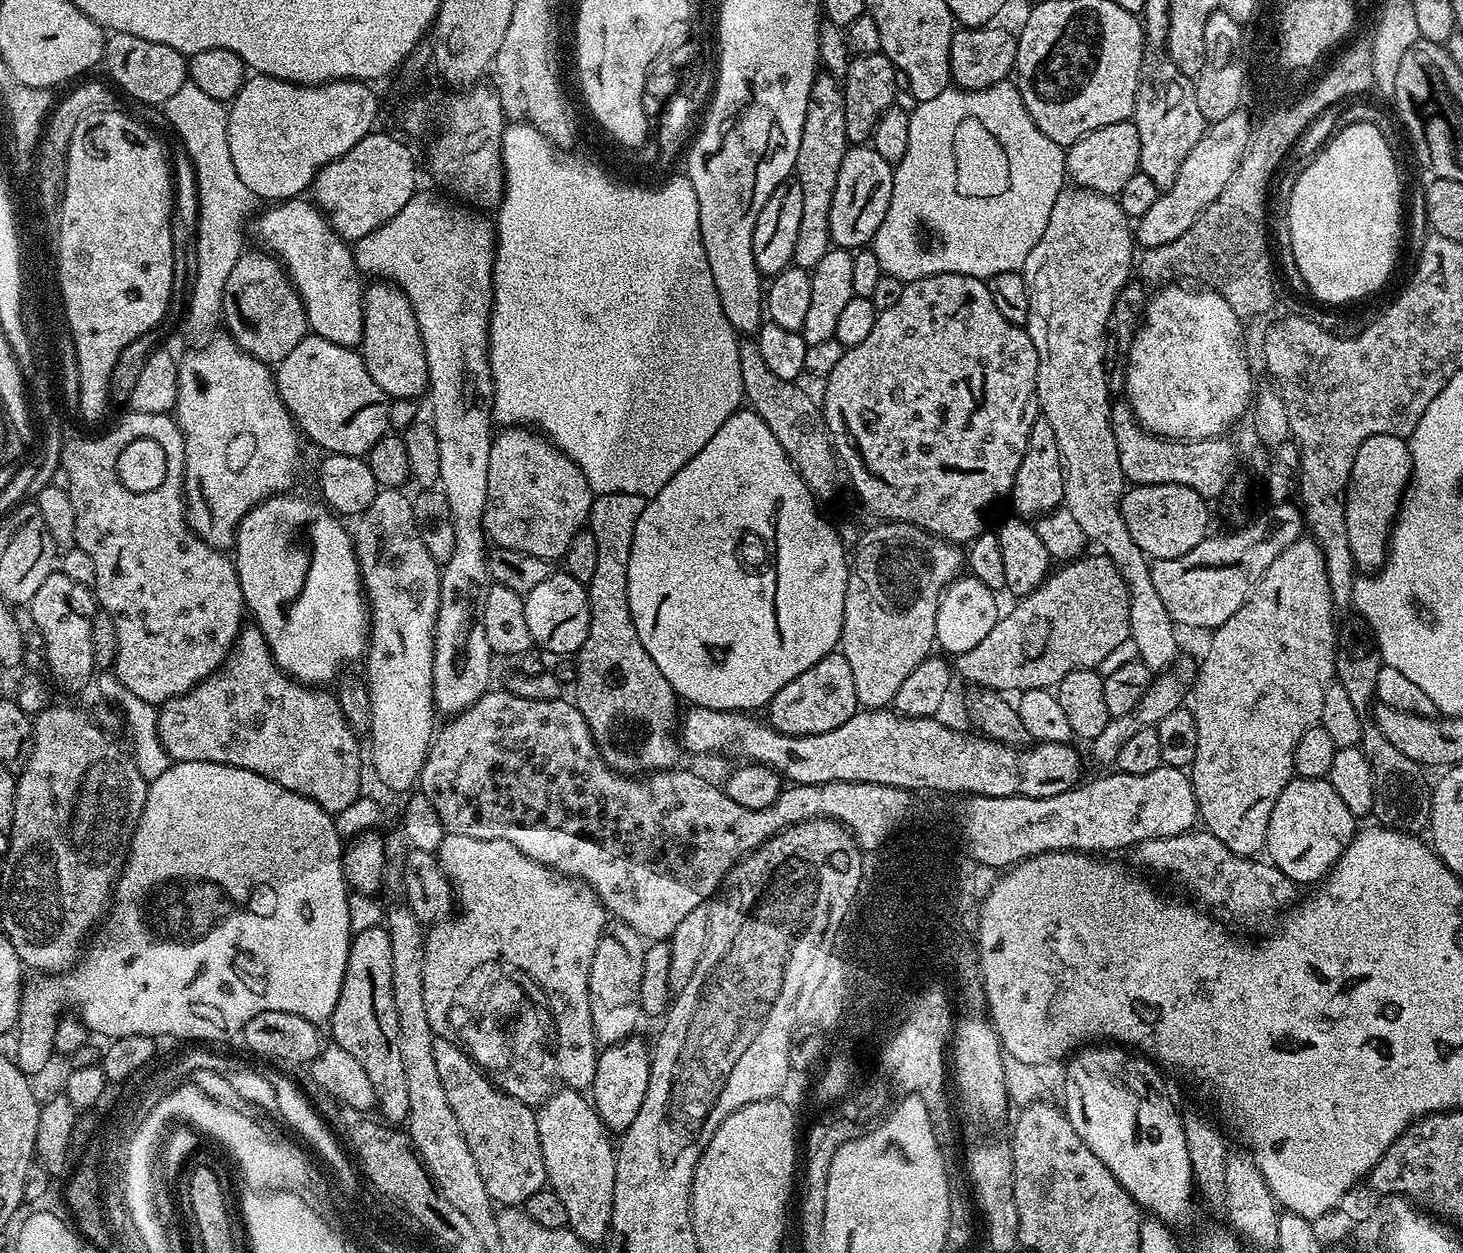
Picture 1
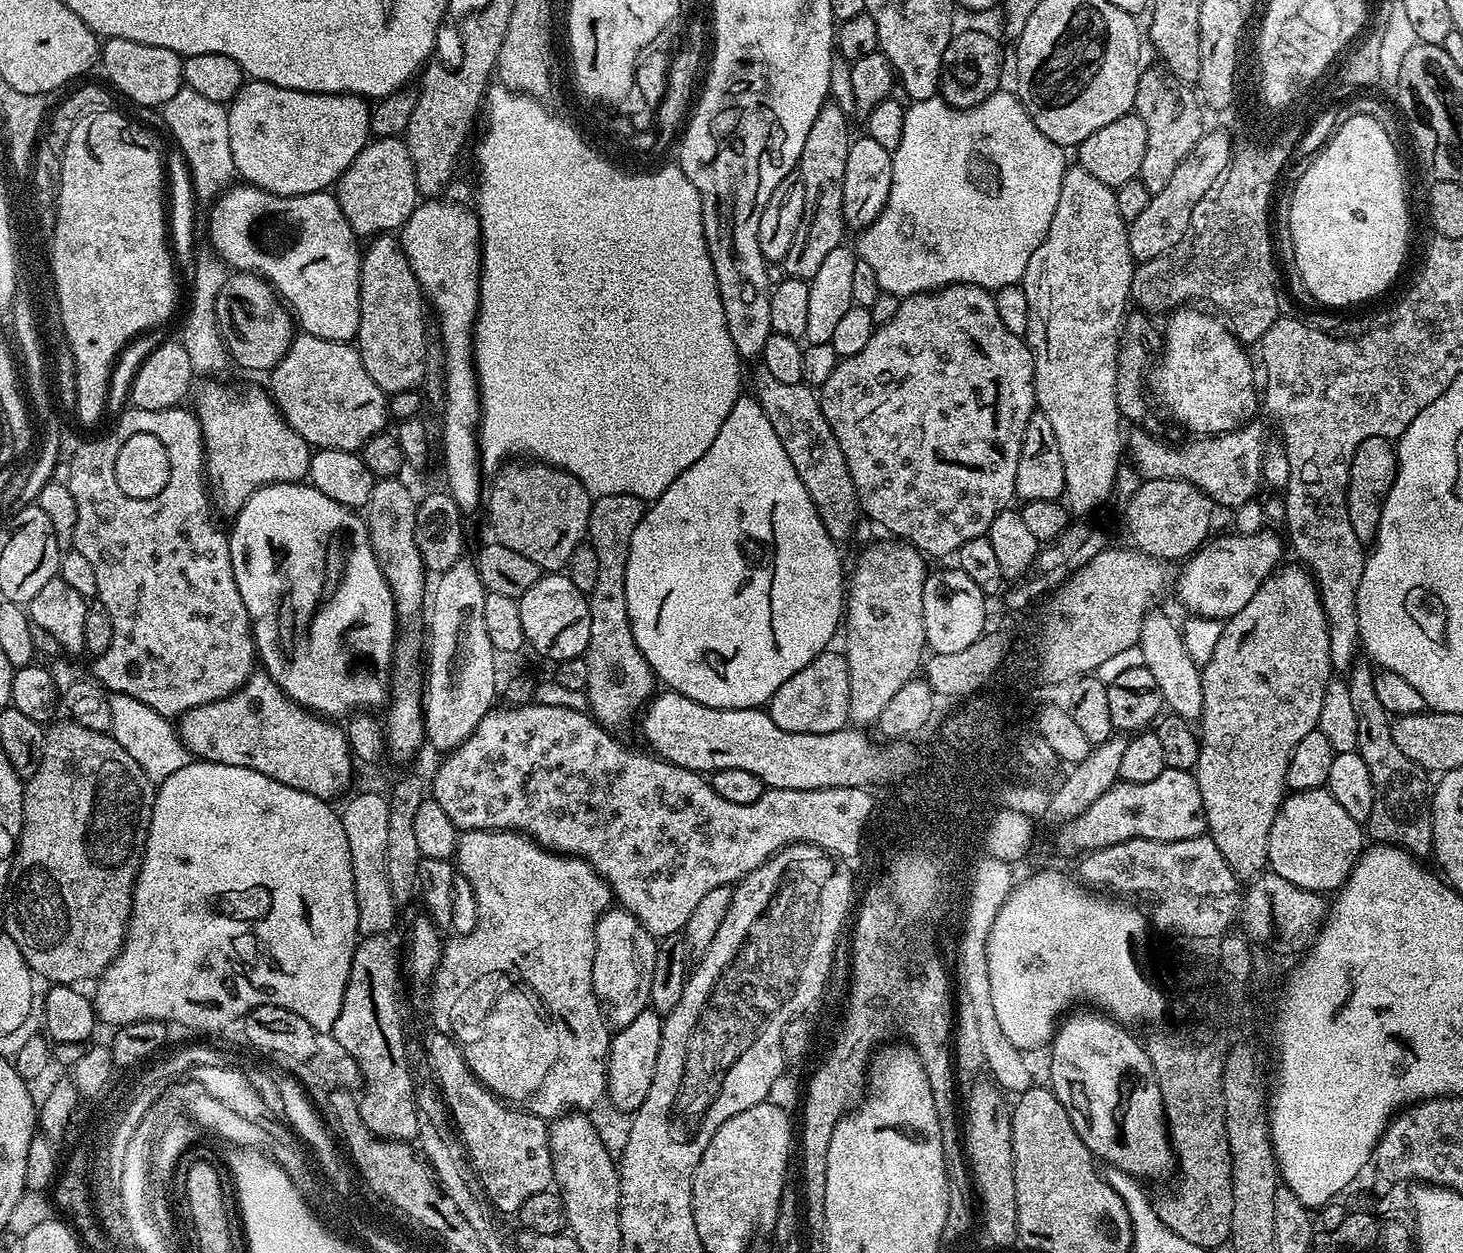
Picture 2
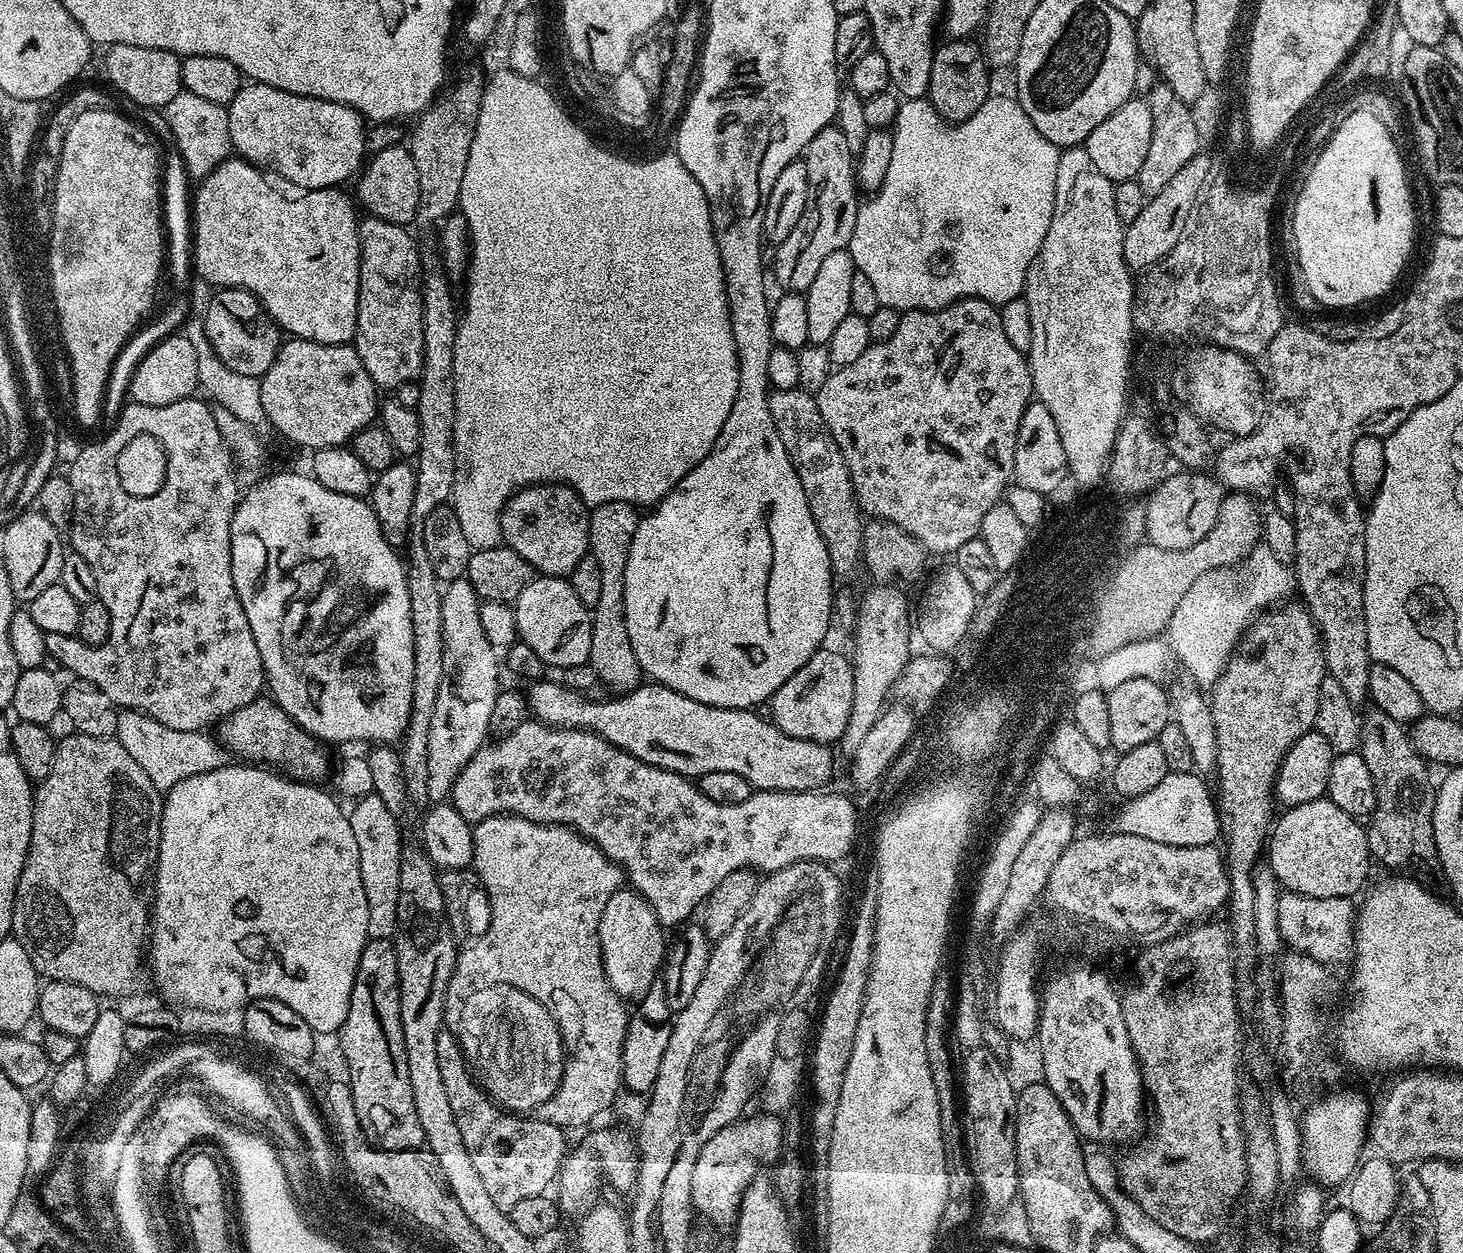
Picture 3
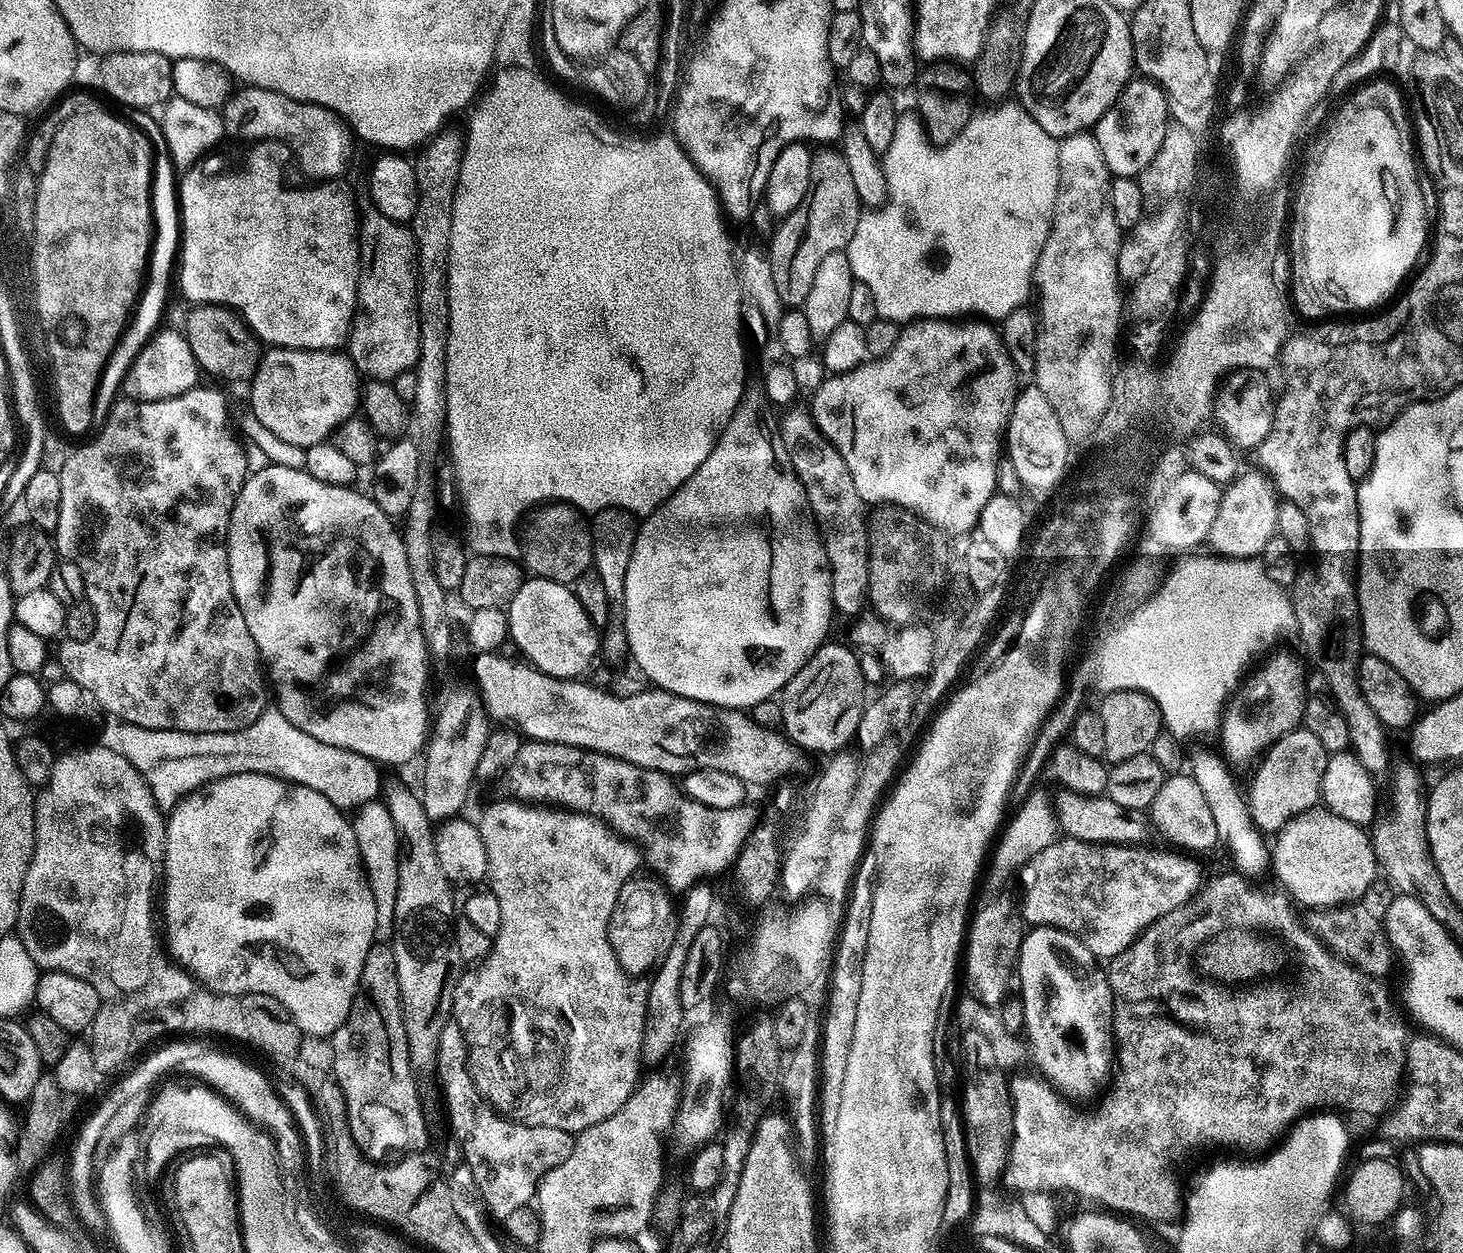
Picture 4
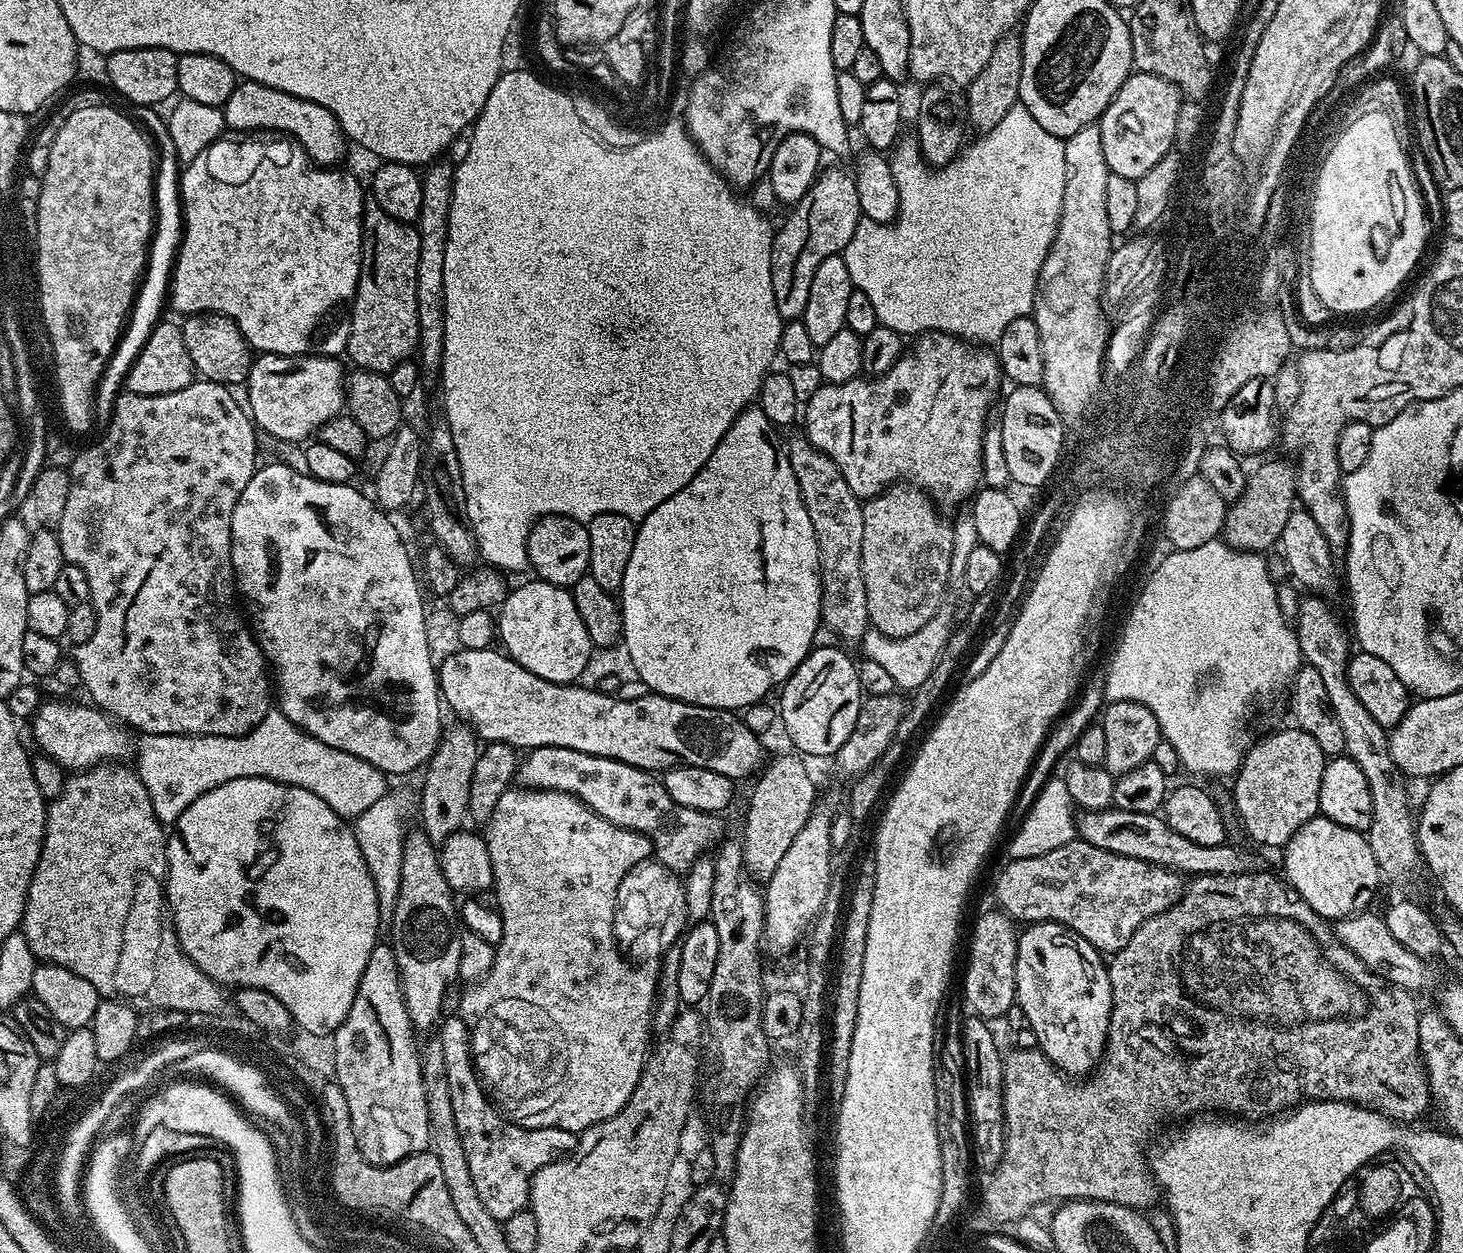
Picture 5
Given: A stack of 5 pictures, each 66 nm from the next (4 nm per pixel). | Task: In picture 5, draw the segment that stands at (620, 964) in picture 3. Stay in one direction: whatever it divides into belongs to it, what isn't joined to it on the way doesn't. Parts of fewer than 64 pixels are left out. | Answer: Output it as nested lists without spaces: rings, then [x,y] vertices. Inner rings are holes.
[[[649,858],[638,862],[626,874],[626,878],[622,878],[618,886],[618,898],[614,910],[614,934],[617,944],[633,961],[648,962],[651,961],[648,960],[651,956],[663,957],[664,953],[681,939],[682,933],[689,927],[689,924],[686,894],[681,877],[666,866],[662,866],[659,860]]]

